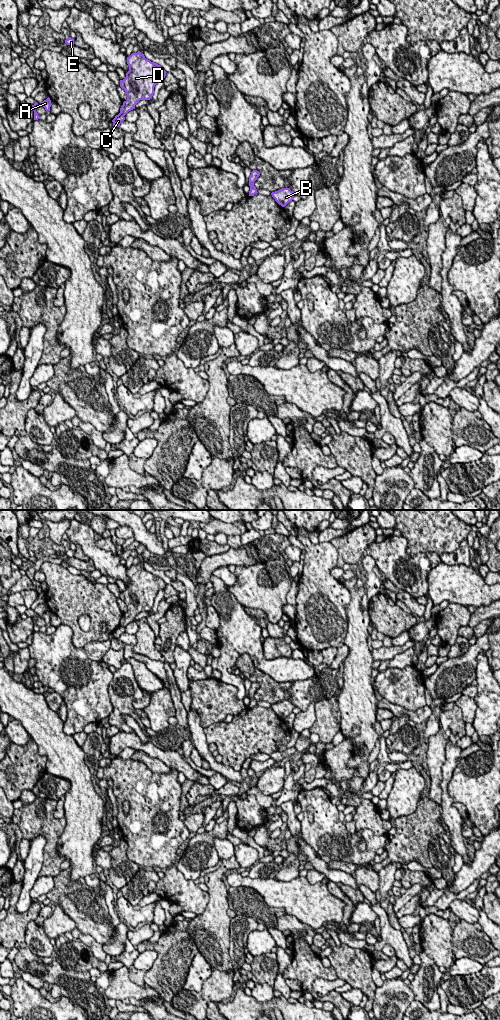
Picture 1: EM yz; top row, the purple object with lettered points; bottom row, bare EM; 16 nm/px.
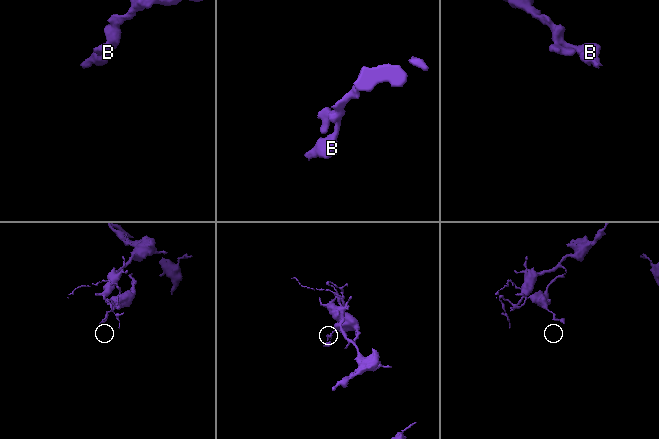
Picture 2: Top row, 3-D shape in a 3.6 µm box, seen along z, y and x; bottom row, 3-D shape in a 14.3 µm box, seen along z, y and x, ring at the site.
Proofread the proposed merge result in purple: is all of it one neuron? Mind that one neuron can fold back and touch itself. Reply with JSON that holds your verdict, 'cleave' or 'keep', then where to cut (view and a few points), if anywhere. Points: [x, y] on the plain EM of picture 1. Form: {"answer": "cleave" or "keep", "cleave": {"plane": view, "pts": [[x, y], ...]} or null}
{"answer": "cleave", "cleave": {"plane": "yz", "pts": [[119, 625], [124, 627]]}}

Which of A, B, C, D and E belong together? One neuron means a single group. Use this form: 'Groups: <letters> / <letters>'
Groups: A B C E / D

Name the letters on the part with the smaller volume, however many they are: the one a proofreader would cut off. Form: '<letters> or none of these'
A, B, C, E

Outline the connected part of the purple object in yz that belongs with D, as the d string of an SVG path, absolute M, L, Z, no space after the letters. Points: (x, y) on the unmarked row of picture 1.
M140 563L132 565L127 569L127 576L129 583L126 585L126 589L120 592L120 599L126 604L127 612L123 614L120 620L120 626L126 627L129 623L135 621L135 617L140 612L150 612L154 606L154 599L159 590L165 590L166 583L158 576L146 571L144 566Z

